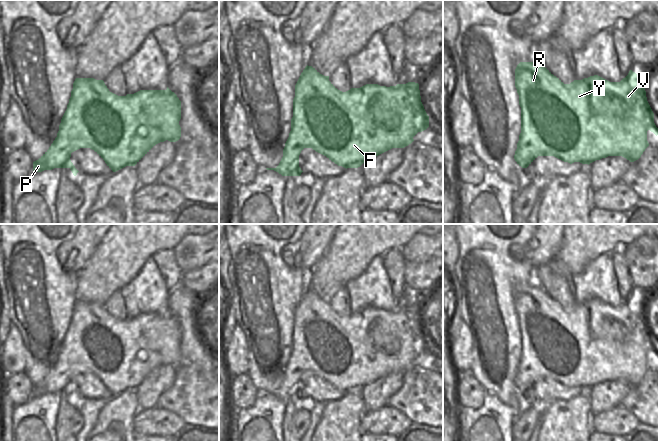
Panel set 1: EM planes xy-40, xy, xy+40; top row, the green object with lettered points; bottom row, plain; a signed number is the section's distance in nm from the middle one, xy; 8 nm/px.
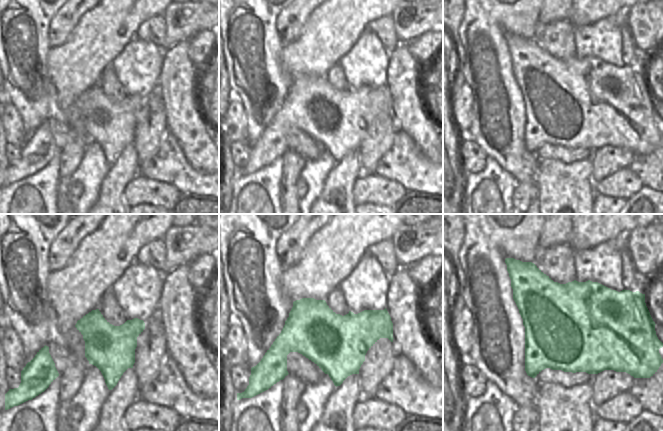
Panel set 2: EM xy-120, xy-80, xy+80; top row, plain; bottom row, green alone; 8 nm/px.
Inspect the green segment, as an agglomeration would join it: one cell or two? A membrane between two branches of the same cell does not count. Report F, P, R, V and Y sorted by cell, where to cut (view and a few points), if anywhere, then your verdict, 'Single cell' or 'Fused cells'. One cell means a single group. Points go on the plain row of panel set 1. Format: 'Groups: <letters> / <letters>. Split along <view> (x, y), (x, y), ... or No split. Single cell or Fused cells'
Groups: F P R V Y. No split. Single cell.

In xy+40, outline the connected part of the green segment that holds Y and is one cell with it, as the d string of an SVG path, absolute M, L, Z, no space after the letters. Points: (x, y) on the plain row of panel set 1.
M539 285L520 286L515 293L515 311L521 331L521 357L515 385L522 392L527 392L538 380L554 380L570 388L580 386L588 389L608 380L622 380L630 386L638 384L649 370L647 355L658 359L644 304L645 300L638 300L630 294L620 306L610 306L594 299L564 308Z

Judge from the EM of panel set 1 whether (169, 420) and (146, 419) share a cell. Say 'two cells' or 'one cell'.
one cell

